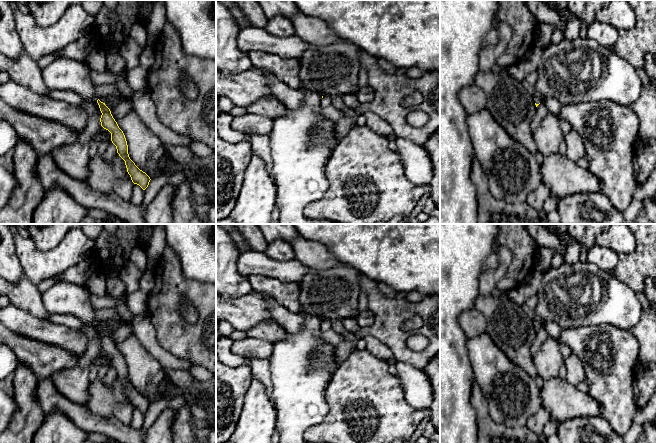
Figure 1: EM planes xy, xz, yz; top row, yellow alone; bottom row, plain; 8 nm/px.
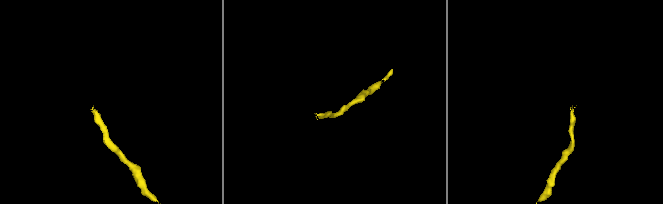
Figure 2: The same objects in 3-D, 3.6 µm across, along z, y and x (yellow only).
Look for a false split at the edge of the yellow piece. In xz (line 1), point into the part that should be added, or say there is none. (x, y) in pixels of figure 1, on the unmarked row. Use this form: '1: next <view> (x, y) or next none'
1: next none

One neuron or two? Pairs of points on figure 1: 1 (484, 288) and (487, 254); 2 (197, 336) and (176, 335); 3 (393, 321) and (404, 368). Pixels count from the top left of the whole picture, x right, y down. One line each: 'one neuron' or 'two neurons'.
1: two neurons
2: one neuron
3: two neurons

